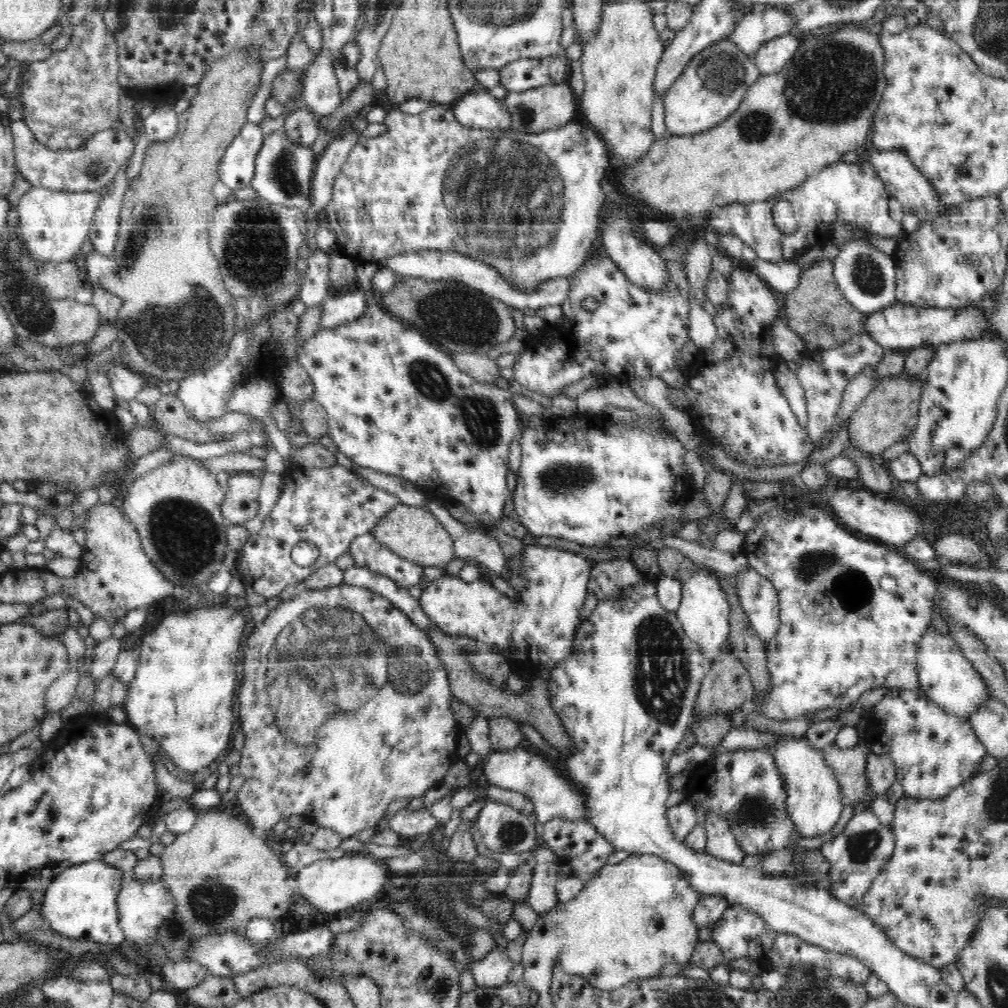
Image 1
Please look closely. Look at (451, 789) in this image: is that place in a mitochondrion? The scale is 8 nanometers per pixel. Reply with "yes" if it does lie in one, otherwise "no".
no

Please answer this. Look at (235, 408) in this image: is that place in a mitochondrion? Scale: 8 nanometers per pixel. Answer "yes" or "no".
no

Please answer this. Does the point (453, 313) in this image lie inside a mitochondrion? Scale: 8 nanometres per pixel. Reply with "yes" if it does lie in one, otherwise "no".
yes

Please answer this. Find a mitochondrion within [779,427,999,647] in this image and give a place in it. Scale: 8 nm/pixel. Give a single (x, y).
(852, 591)

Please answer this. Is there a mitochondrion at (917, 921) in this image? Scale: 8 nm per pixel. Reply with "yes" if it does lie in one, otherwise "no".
no

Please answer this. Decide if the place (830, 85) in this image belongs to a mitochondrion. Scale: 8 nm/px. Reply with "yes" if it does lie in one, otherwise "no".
yes

